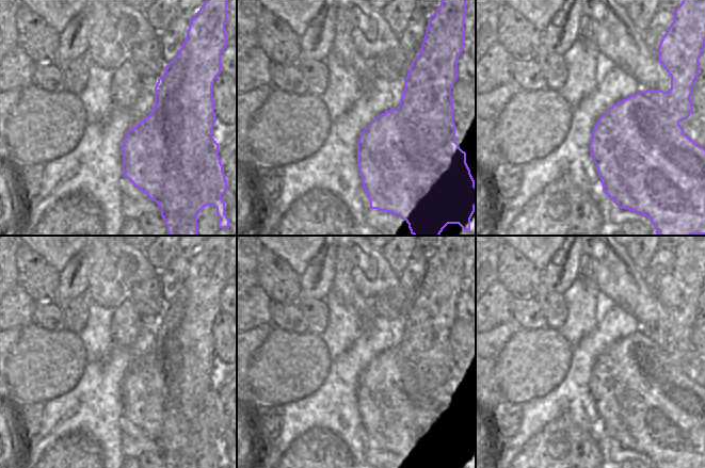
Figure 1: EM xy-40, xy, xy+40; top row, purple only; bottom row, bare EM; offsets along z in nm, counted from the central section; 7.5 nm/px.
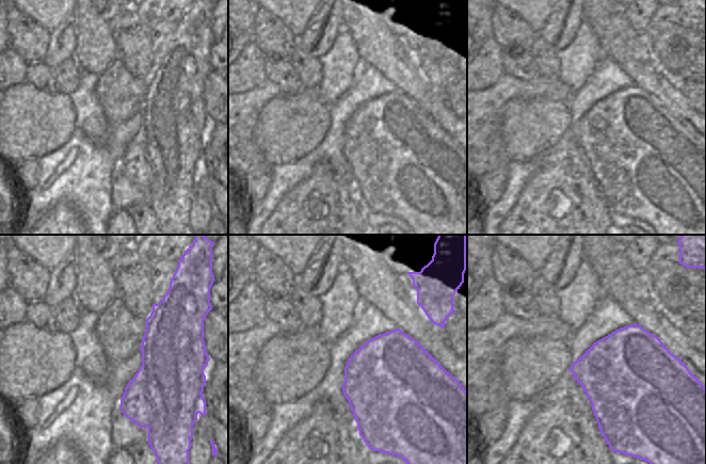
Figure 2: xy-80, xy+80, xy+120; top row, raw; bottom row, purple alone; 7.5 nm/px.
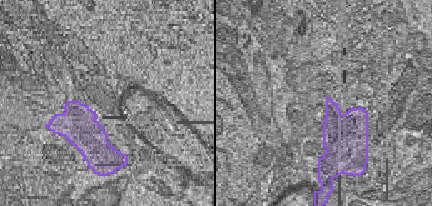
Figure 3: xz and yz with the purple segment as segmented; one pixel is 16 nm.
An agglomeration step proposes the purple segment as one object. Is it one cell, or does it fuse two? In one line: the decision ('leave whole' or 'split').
split

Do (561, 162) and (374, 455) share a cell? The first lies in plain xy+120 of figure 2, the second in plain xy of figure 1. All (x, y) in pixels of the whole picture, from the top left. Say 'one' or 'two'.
two

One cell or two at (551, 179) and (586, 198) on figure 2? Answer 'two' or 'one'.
one

